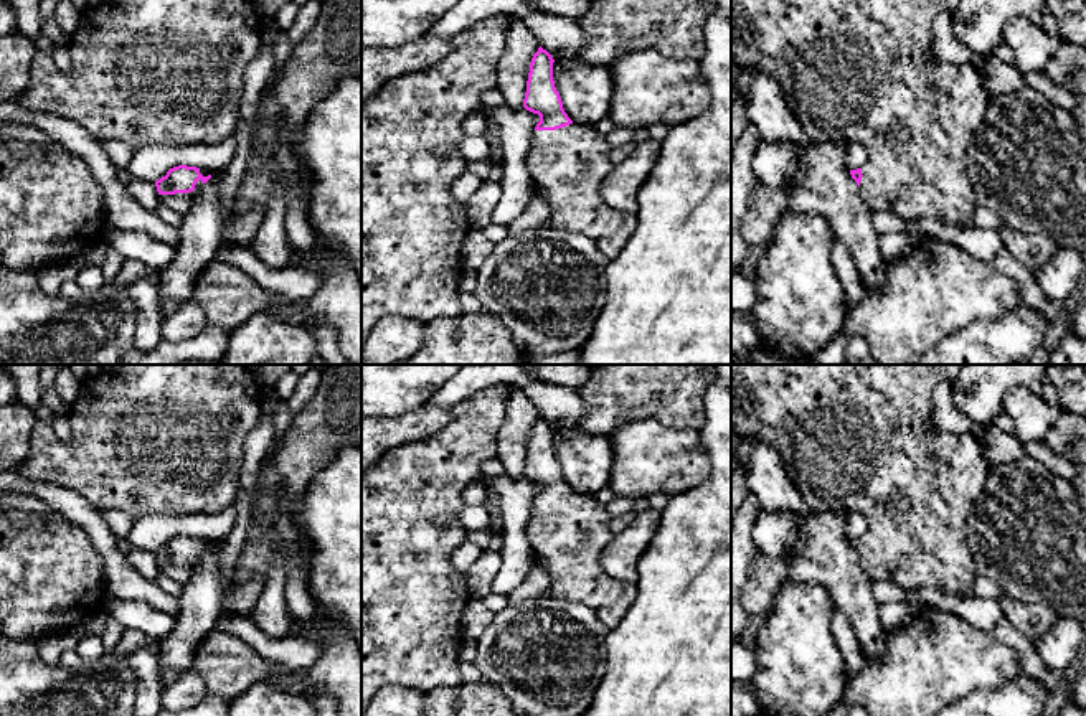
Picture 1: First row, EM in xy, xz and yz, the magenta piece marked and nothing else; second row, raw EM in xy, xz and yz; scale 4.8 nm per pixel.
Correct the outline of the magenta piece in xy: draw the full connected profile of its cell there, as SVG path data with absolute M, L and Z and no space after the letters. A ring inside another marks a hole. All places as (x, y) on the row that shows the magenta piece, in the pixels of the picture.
M178 165L170 168L165 177L155 181L160 205L185 216L200 186L210 178L211 175L208 170L196 167Z

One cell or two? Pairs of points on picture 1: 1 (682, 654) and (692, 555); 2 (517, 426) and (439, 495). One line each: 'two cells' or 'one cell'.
1: one cell
2: two cells

